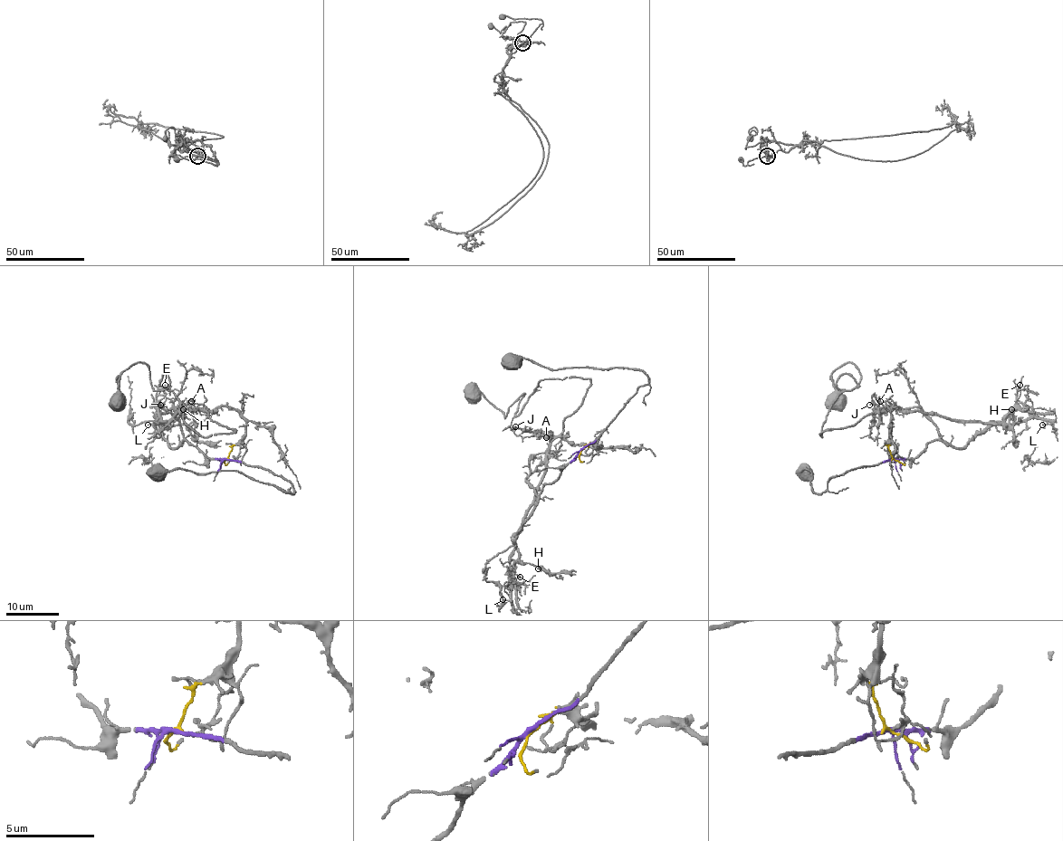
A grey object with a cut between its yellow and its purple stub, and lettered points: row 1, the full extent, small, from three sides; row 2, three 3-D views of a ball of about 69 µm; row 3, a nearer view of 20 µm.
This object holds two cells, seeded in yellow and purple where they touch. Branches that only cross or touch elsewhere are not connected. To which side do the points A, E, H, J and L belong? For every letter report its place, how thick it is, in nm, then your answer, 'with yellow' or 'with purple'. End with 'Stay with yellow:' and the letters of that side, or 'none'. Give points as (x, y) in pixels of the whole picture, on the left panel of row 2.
A: place (191, 401); calibre 140 nm; with yellow
E: place (165, 385); calibre 100 nm; with yellow
H: place (183, 409); calibre 120 nm; with yellow
J: place (160, 405); calibre 80 nm; with yellow
L: place (148, 425); calibre 120 nm; with purple
Stay with yellow: A, E, H, J

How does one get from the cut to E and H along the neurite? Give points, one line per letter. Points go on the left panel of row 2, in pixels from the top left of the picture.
E: (227, 458), (244, 433), (245, 420), (226, 406), (215, 406), (161, 423), (165, 423), (157, 406), (165, 384)
H: (227, 458), (244, 433), (245, 420), (226, 406), (215, 406), (161, 423), (179, 425), (185, 417), (184, 409)

